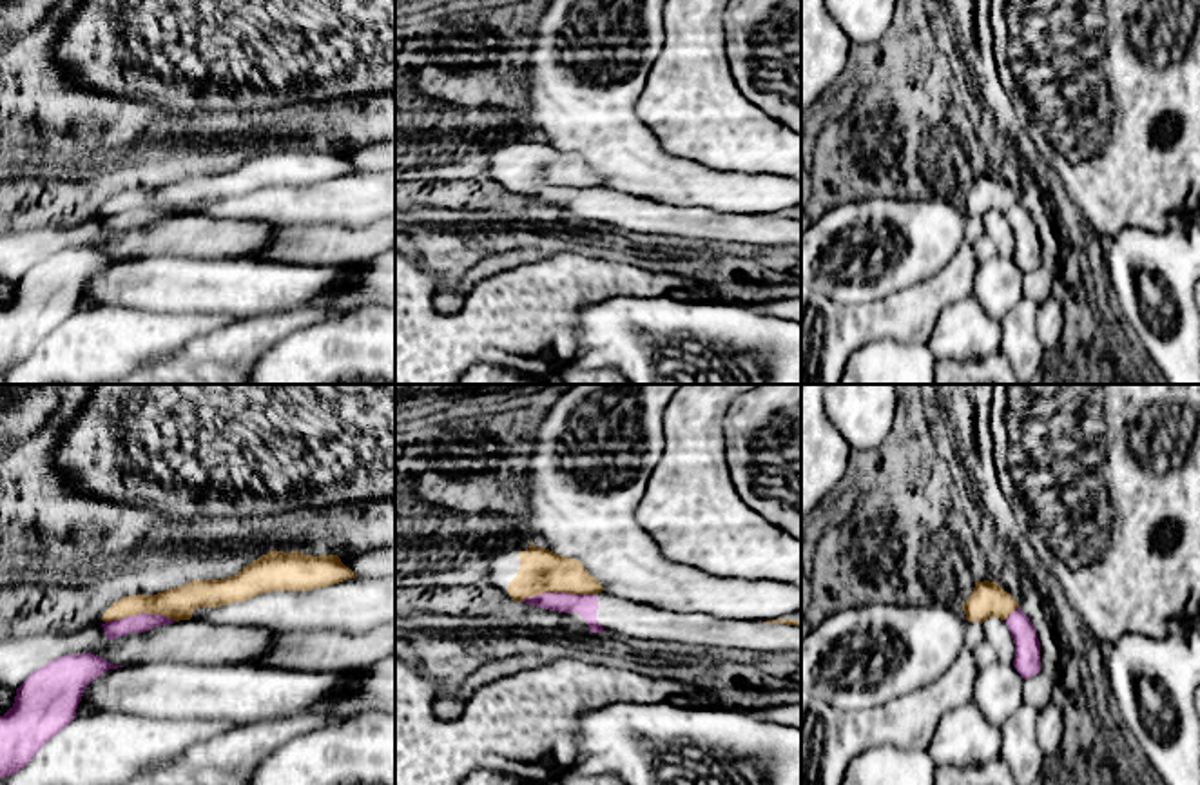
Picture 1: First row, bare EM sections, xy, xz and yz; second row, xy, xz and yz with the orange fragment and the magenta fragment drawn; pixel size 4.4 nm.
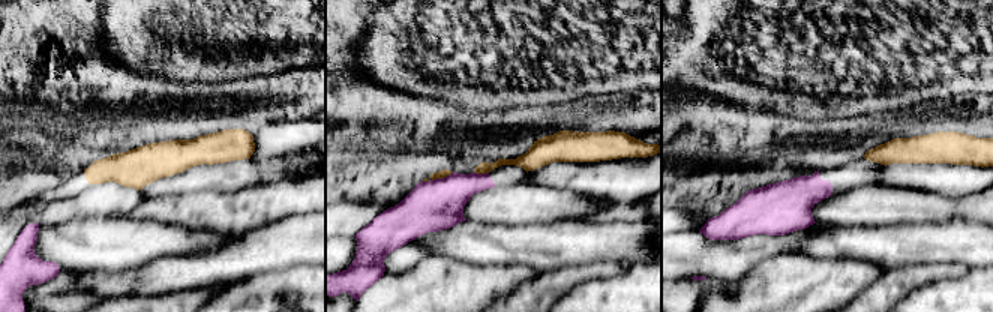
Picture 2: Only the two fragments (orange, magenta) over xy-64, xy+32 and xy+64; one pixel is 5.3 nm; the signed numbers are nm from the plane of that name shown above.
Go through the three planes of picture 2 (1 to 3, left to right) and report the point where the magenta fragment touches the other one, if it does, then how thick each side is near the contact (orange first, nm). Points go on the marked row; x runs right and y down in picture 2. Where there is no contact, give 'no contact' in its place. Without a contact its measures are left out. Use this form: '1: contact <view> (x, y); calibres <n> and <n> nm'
1: no contact
2: contact xy+32 (441, 177); calibres 50 and 280 nm
3: no contact

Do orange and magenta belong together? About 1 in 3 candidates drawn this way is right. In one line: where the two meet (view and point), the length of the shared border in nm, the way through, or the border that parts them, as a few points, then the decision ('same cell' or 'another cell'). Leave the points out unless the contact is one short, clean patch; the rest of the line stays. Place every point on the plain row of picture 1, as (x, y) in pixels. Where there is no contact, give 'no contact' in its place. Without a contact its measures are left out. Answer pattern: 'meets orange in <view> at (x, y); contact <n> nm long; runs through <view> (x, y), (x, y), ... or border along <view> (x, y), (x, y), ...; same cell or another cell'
meets orange in xz at (557, 185); contact 340 nm long; border along xz (595, 187), (537, 187), (519, 194); another cell

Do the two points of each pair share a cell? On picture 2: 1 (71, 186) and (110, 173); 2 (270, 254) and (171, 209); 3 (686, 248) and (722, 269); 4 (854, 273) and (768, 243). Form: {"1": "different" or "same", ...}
{"1": "same", "2": "different", "3": "same", "4": "different"}

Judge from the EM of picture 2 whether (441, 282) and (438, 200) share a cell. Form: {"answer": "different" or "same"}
{"answer": "different"}

